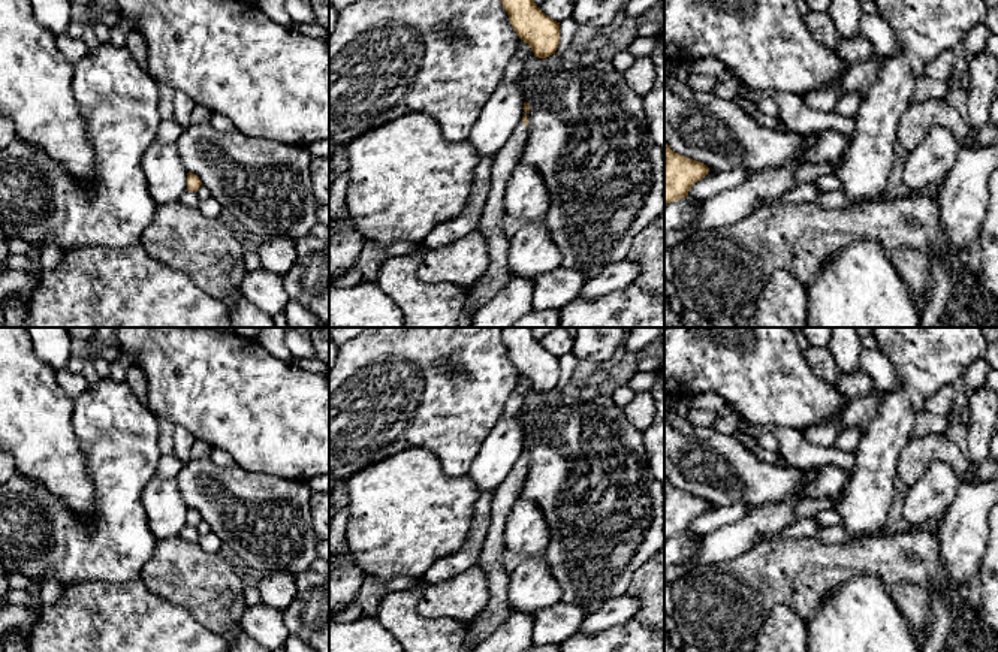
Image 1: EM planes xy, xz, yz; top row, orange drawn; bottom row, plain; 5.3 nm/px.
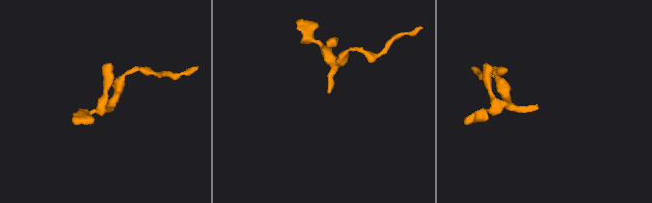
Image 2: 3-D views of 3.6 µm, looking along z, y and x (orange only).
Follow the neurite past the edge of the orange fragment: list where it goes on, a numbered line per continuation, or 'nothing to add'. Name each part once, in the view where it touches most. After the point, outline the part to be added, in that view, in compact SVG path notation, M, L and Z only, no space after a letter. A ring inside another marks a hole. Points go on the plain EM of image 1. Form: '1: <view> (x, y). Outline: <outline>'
1: xz (487, 622). Outline: M521 456L510 476L494 490L491 523L480 552L479 567L486 573L489 603L470 624L467 642L471 648L486 640L509 618L506 607L510 574L503 568L504 526L509 511L519 499L519 490L527 476L528 461Z

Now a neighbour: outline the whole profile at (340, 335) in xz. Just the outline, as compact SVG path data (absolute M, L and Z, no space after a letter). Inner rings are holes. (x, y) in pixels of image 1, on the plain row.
M334 327L334 330L331 332L331 336L332 336L334 342L338 347L341 347L343 344L356 338L358 335L361 335L365 330L368 330L368 327Z

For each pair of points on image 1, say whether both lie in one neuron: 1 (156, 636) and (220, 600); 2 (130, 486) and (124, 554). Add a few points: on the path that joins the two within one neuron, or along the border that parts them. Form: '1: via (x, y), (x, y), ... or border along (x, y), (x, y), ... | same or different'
1: border along (162, 597), (183, 606), (204, 627), (220, 636) | different
2: via (124, 503), (124, 537) | same

